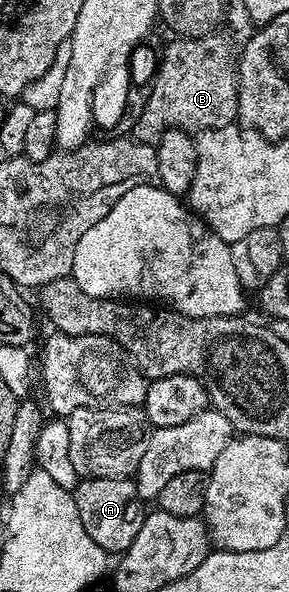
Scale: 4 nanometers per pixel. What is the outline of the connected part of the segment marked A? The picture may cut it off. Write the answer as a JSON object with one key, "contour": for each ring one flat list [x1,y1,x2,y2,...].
{"contour":[[82,478,73,492,73,500,77,502,79,517,83,521,83,529,87,529,87,537,91,537,91,541,95,541,95,545,99,545,105,551,123,553,132,545,135,537,139,537,139,529,145,520,147,507,132,478]]}

